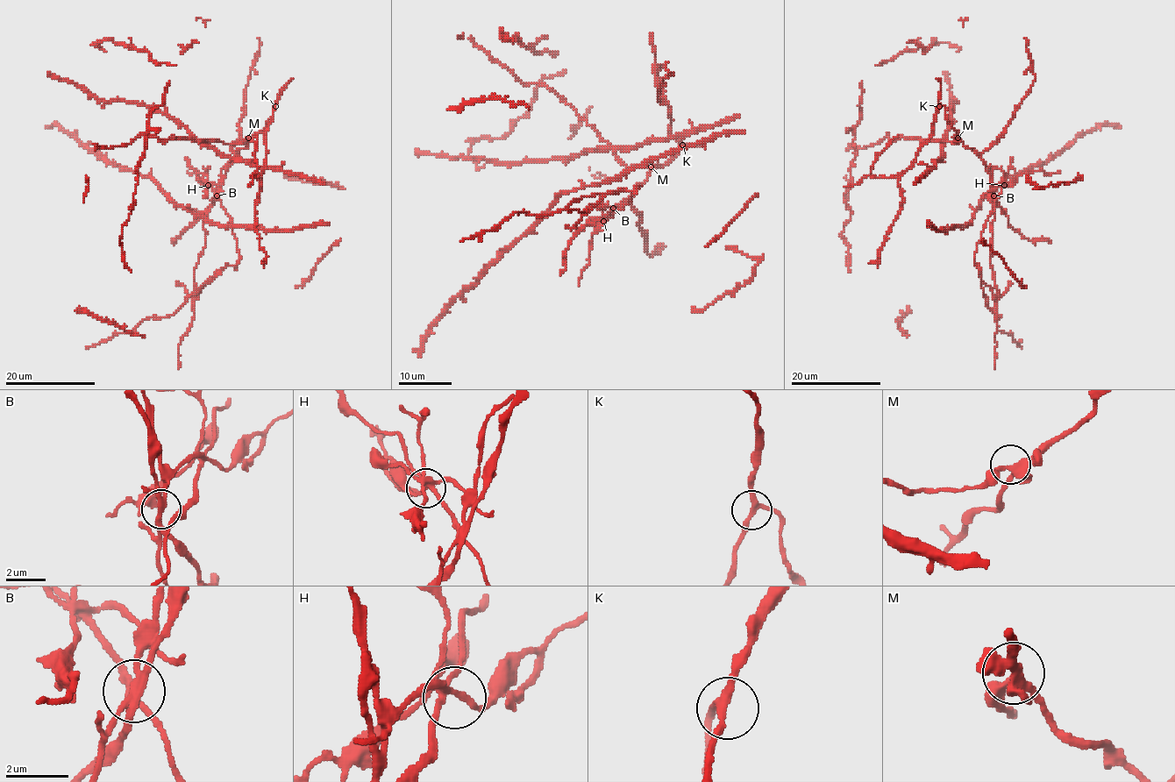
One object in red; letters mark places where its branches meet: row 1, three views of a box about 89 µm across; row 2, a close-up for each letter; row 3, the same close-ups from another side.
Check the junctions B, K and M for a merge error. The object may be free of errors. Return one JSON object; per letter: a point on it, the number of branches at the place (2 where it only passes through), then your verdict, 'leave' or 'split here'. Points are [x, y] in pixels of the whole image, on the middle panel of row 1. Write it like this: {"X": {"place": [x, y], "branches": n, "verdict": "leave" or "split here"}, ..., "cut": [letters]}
{"B": {"place": [613, 208], "branches": 6, "verdict": "split here"}, "K": {"place": [682, 145], "branches": 3, "verdict": "leave"}, "M": {"place": [651, 167], "branches": 4, "verdict": "leave"}, "cut": ["B"]}

